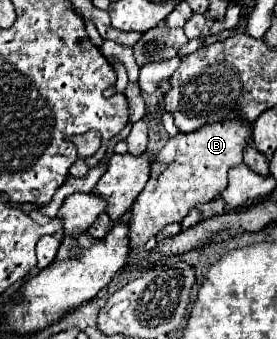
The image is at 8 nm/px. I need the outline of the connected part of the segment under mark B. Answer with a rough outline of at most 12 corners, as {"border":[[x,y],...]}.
{"border":[[245,119],[171,137],[133,203],[131,247],[227,187]]}

